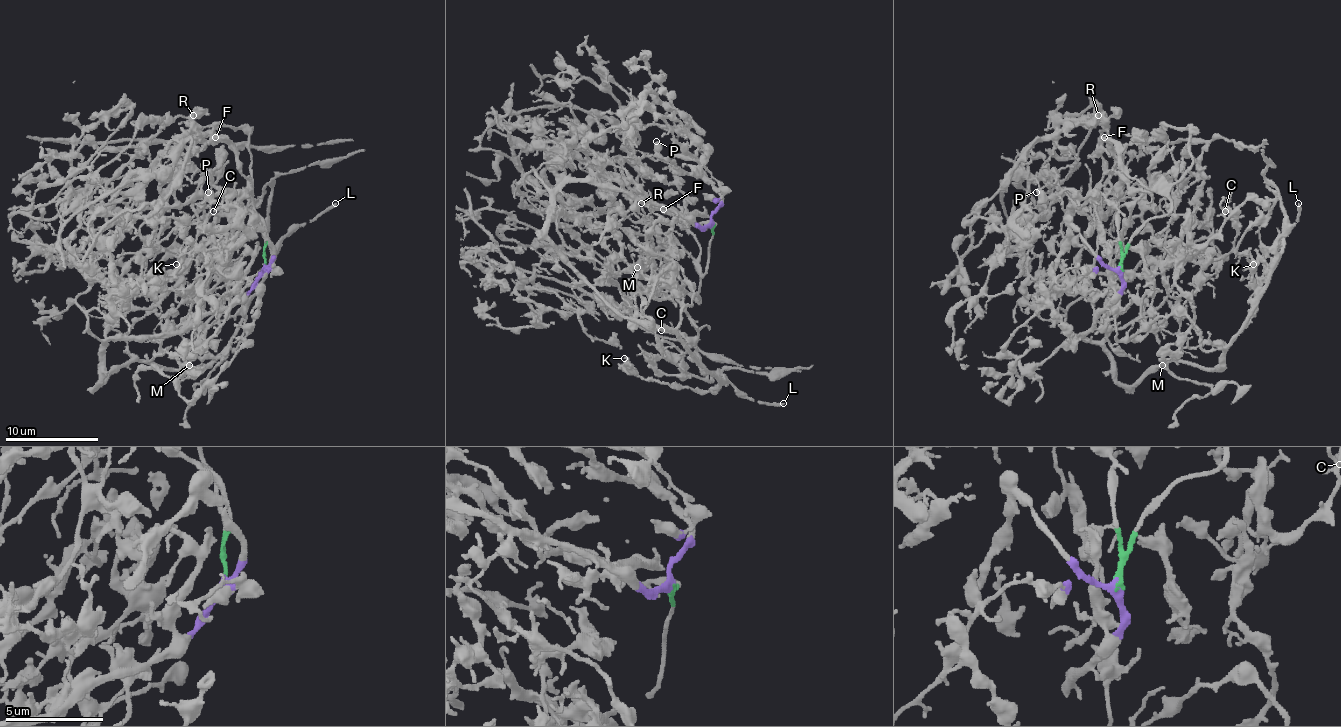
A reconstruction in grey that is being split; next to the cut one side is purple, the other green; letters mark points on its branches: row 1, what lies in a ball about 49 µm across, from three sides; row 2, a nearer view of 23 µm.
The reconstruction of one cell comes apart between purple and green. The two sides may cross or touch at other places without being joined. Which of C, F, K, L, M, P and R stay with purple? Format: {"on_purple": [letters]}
{"on_purple": ["C", "K", "L", "M", "R"]}

